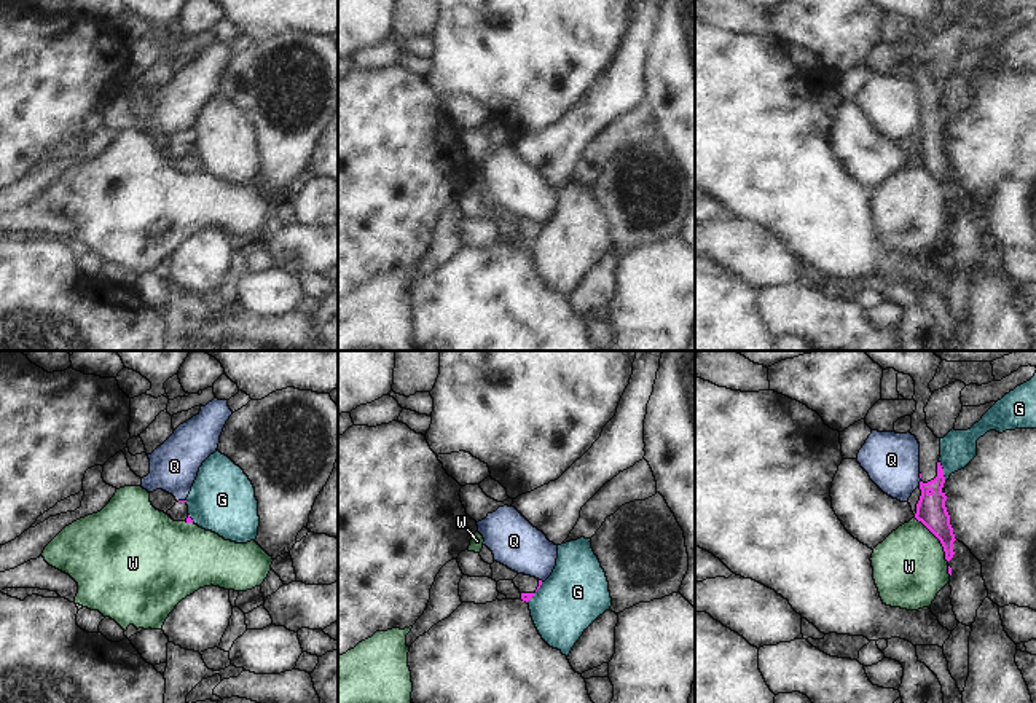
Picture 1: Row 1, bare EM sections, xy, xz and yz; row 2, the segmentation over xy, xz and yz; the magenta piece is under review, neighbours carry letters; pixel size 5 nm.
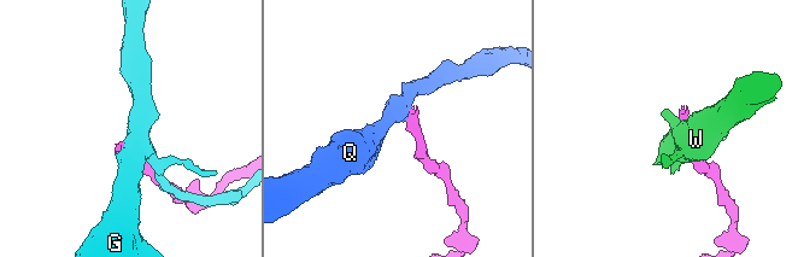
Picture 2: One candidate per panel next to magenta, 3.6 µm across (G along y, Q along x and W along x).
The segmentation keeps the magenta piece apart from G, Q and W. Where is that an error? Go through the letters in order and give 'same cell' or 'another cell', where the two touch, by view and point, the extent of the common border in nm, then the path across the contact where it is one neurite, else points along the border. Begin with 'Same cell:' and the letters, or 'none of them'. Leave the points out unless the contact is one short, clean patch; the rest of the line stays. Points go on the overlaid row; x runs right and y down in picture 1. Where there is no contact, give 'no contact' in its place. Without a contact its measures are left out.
Same cell: none of them
G: another cell | yz (942, 471) | 110 nm
Q: another cell | yz (920, 482) | 60 nm | along yz (918, 474), (920, 485)
W: another cell | yz (937, 538) | 280 nm

